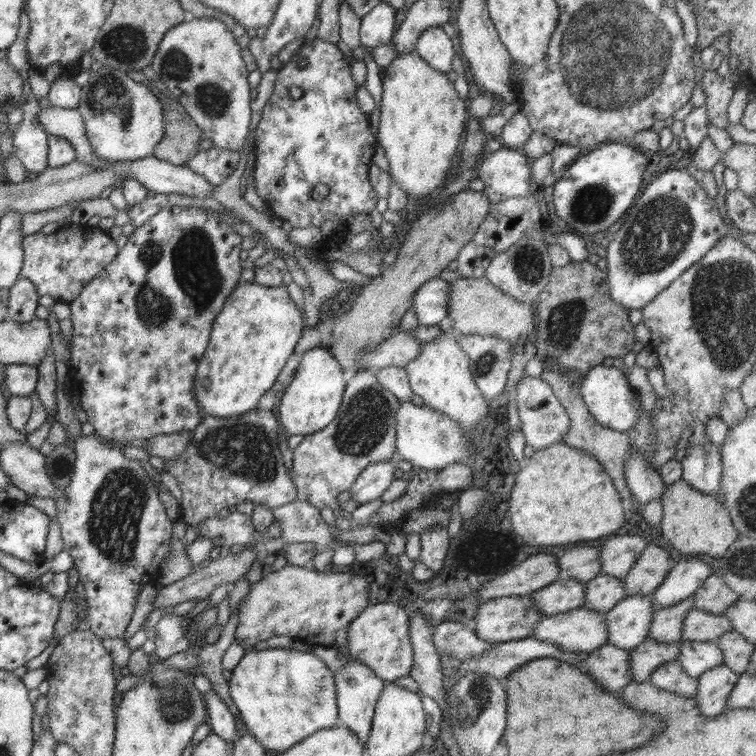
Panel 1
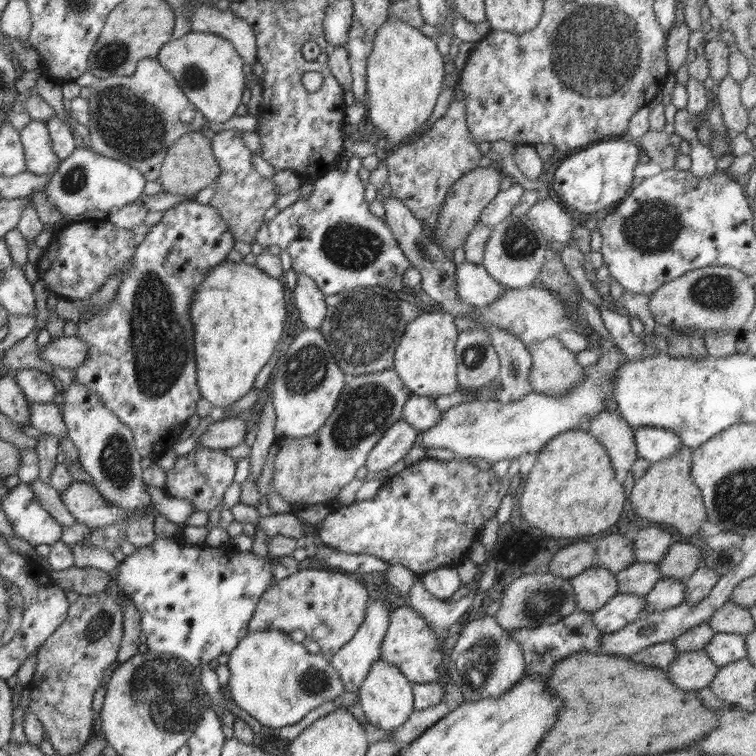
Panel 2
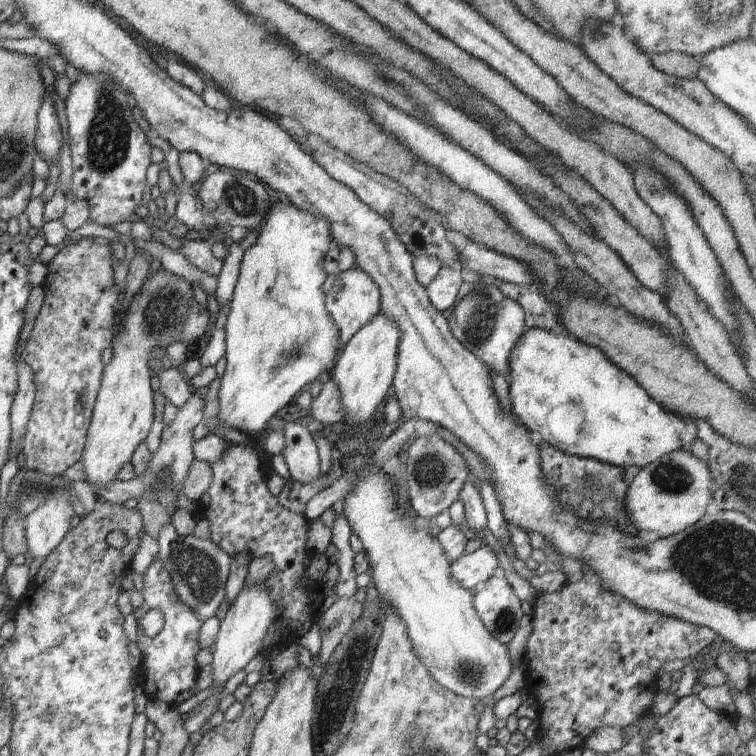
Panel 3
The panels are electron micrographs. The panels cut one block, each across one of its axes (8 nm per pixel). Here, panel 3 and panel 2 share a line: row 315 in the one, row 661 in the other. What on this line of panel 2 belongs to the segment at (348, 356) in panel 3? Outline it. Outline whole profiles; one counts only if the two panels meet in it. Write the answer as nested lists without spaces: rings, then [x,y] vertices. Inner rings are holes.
[[[378,658],[372,664],[372,668],[368,670],[366,680],[358,688],[359,704],[363,708],[368,722],[388,735],[405,724],[408,716],[414,712],[414,695],[411,683],[396,666]]]

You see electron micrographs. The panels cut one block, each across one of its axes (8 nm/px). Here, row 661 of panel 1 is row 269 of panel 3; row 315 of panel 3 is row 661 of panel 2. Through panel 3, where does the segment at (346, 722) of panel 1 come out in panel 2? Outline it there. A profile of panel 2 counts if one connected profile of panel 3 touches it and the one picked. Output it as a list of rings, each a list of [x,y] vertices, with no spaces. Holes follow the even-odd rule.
[[[387,598],[378,600],[369,600],[368,608],[366,608],[366,618],[356,631],[356,635],[343,647],[332,656],[329,656],[329,662],[332,668],[338,672],[344,689],[350,694],[358,695],[358,688],[362,686],[362,682],[368,676],[368,670],[372,668],[372,664],[380,657],[380,648],[390,624],[390,602]]]

